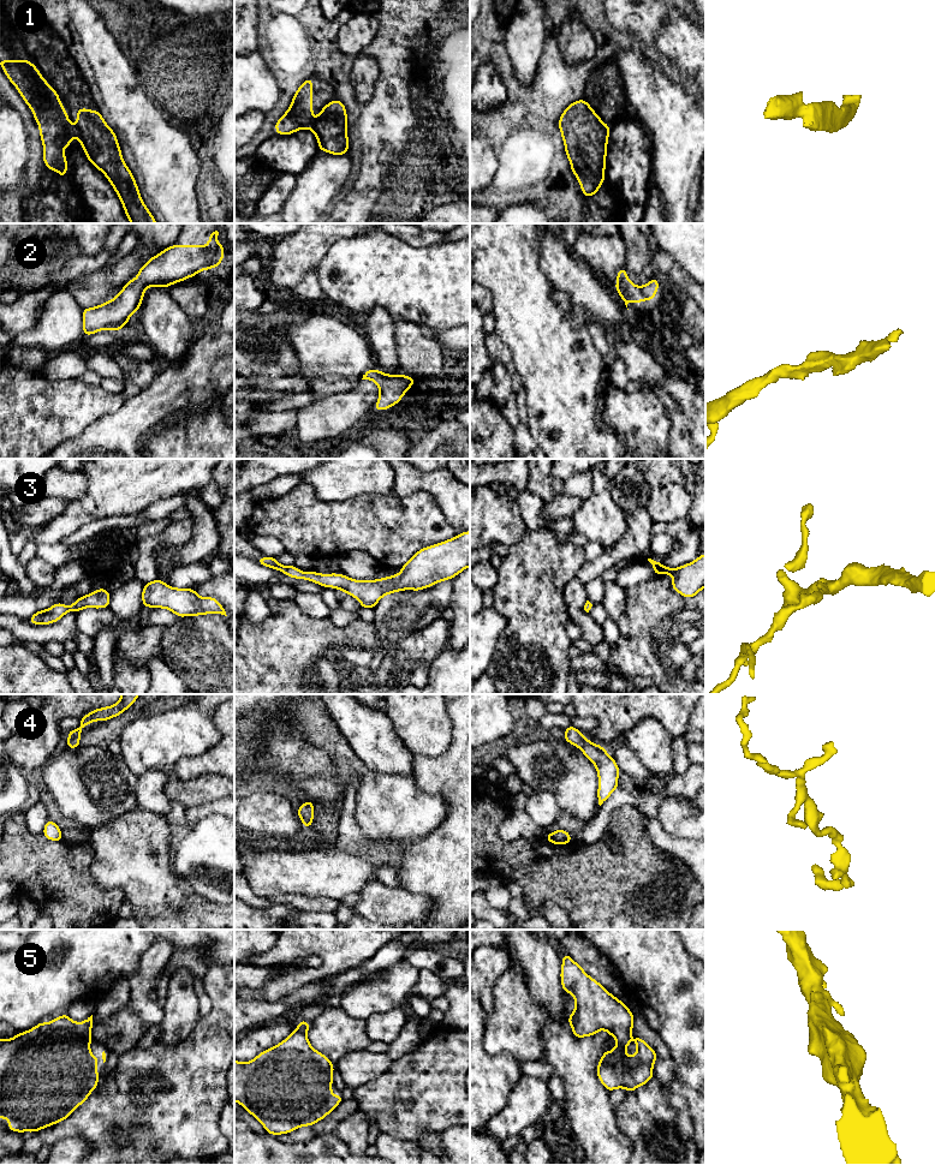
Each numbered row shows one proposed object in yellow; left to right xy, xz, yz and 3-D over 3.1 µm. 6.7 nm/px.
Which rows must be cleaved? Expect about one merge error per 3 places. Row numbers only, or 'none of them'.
none of them

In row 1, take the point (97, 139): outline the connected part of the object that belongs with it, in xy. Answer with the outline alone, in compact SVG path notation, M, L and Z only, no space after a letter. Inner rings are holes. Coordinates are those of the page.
M28 59L0 60L0 65L32 110L40 127L46 166L64 179L67 172L64 148L69 147L77 136L88 160L112 184L130 222L156 223L156 219L142 202L133 174L123 160L114 131L106 124L100 112L79 108L77 124L73 126L58 92L46 82L35 65Z

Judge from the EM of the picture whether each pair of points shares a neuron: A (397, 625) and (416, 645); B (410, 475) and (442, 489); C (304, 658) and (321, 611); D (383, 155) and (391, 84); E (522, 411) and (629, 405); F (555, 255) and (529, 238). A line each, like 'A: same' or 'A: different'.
A: different
B: same
C: different
D: same
E: different
F: different

